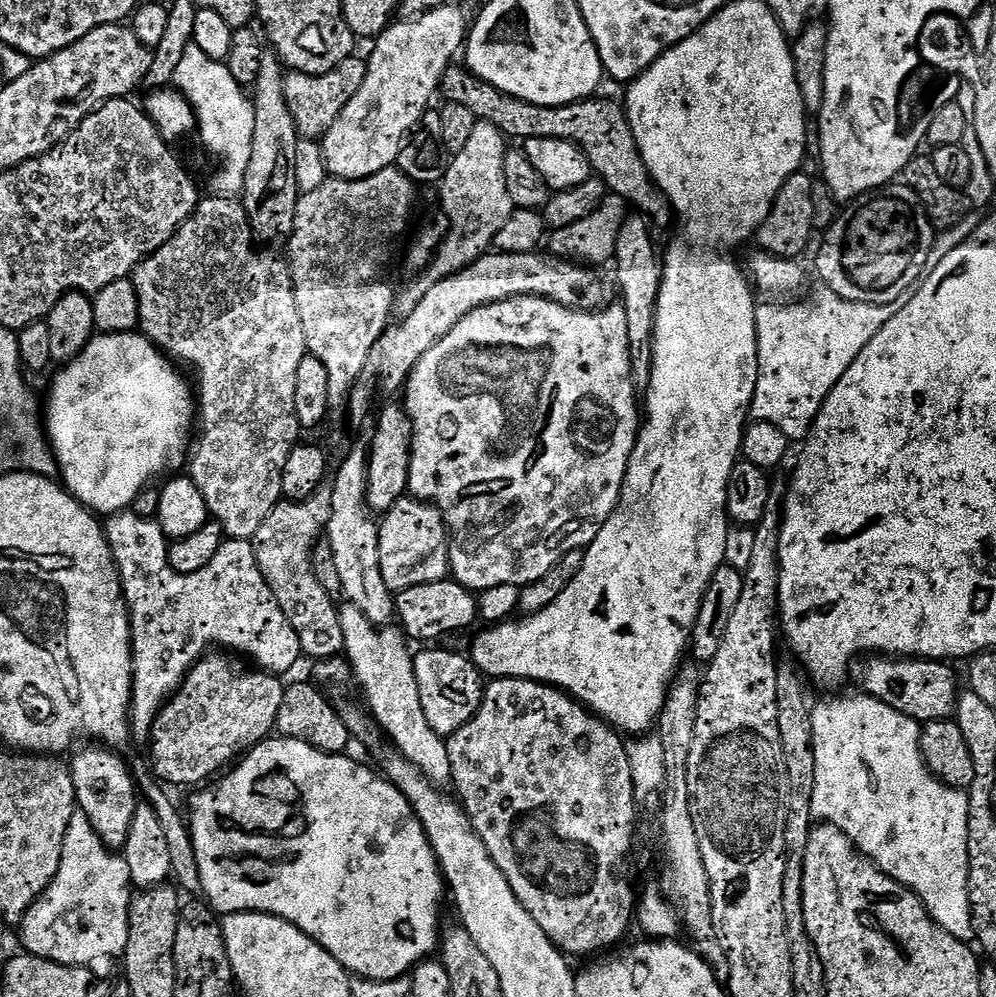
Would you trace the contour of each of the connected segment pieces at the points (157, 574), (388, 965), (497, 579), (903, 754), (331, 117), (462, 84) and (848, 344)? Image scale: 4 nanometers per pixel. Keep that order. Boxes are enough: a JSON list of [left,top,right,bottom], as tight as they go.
[[104,510,302,741],[186,738,446,980],[402,296,642,594],[812,696,973,942],[284,58,368,141],[442,66,670,228],[750,290,904,442]]

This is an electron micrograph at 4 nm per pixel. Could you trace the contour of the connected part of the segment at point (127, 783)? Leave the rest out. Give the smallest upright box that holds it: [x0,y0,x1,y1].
[70,746,138,849]

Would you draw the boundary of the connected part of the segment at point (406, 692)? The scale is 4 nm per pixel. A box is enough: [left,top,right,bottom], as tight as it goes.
[340,602,451,785]

